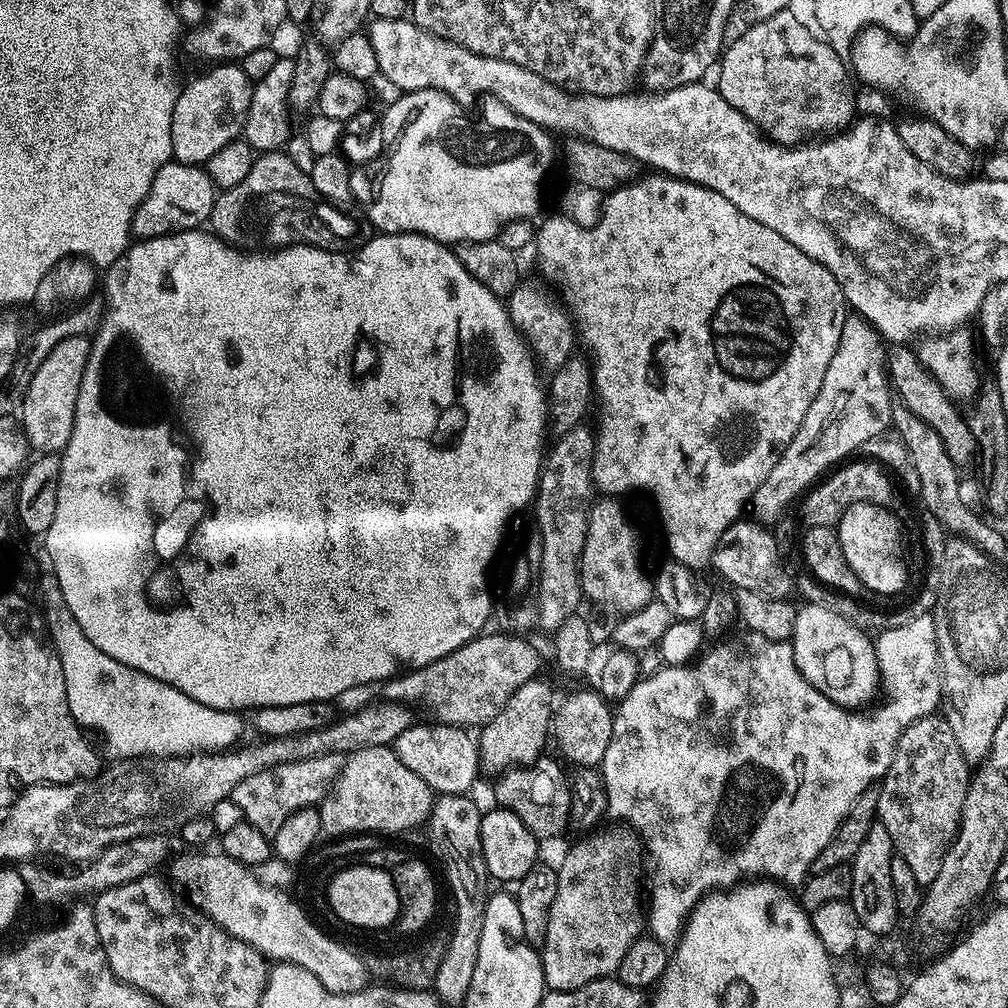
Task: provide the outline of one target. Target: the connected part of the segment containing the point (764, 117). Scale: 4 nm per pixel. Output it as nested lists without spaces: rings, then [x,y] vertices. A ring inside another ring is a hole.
[[[792,10],[779,12],[747,26],[749,28],[733,44],[731,41],[723,49],[718,60],[718,90],[722,98],[726,98],[730,106],[734,106],[734,110],[738,110],[750,123],[755,124],[773,144],[785,146],[800,146],[817,138],[831,138],[853,123],[857,115],[856,96],[852,93],[853,77],[845,57],[836,53],[826,39],[817,35],[811,27],[808,29]]]

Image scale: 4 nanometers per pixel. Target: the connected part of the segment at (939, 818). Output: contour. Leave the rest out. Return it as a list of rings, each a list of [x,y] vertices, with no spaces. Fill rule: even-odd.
[[[940,714],[923,716],[906,726],[896,743],[888,773],[879,781],[880,797],[876,811],[878,822],[886,826],[886,830],[890,830],[895,855],[910,865],[910,870],[914,870],[914,878],[918,878],[921,886],[934,882],[934,878],[938,878],[938,870],[942,870],[942,858],[946,858],[948,847],[954,843],[960,829],[960,819],[970,783],[970,765],[964,761],[952,726],[953,721],[943,720]]]

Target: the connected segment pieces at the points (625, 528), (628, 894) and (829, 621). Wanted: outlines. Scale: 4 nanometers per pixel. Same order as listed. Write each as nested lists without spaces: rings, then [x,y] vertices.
[[[600,498],[596,505],[591,505],[587,513],[588,533],[585,536],[585,546],[579,561],[580,588],[583,595],[594,603],[601,604],[601,609],[612,614],[627,614],[637,612],[642,606],[654,599],[654,588],[644,577],[644,560],[640,557],[640,532],[632,525],[630,517],[624,513],[621,501],[616,498]]]
[[[616,822],[613,823],[613,828],[604,828],[605,826],[600,826],[595,829],[591,834],[584,834],[580,841],[577,842],[576,845],[573,846],[572,849],[569,850],[568,853],[564,856],[564,861],[561,864],[558,864],[556,868],[556,877],[558,878],[558,890],[556,891],[556,897],[554,898],[554,902],[550,906],[550,914],[548,915],[548,921],[546,922],[546,934],[544,935],[544,943],[542,945],[542,951],[540,952],[540,962],[544,966],[544,982],[545,985],[553,992],[569,992],[570,990],[574,990],[575,988],[581,988],[582,986],[586,986],[590,982],[594,982],[595,980],[602,980],[608,977],[611,977],[613,973],[617,971],[620,967],[620,963],[622,962],[622,958],[626,956],[626,950],[630,948],[633,940],[640,939],[642,933],[646,928],[646,912],[642,907],[642,900],[640,904],[640,879],[644,876],[644,860],[646,861],[646,845],[640,835],[639,832],[636,831],[635,828],[631,826],[625,826],[623,823]]]
[[[805,603],[797,611],[790,641],[800,672],[823,696],[849,710],[860,710],[882,688],[873,637],[824,606]]]

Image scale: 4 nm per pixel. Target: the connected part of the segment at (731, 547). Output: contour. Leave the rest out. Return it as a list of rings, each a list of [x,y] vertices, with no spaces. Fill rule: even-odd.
[[[751,519],[735,520],[722,534],[722,538],[718,538],[718,546],[710,564],[733,584],[733,589],[750,590],[766,598],[786,600],[793,595],[794,576],[793,573],[788,573],[788,568],[780,557],[779,542],[768,532],[771,531],[765,525],[755,523]]]

